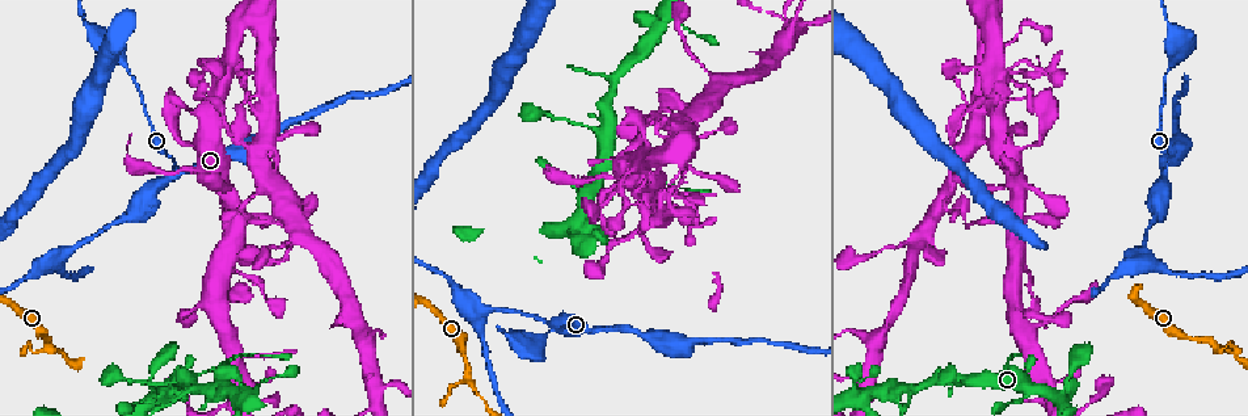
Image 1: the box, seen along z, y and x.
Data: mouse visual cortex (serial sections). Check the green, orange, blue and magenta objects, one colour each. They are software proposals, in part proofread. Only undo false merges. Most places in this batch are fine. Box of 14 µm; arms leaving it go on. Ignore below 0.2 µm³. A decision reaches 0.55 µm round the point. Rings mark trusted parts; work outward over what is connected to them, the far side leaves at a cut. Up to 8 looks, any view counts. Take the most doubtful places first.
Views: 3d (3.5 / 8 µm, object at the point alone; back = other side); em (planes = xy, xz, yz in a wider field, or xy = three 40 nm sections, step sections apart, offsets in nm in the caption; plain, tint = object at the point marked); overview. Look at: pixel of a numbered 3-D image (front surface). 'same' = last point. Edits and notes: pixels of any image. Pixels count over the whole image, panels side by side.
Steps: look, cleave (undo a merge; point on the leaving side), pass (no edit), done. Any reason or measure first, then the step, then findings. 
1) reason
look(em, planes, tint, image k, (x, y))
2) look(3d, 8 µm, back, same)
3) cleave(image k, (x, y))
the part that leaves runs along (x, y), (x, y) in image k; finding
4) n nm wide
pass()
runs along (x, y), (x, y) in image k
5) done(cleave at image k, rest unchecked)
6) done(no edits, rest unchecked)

sharp bend
look(3d, 8 µm, image 1, (1165, 168))

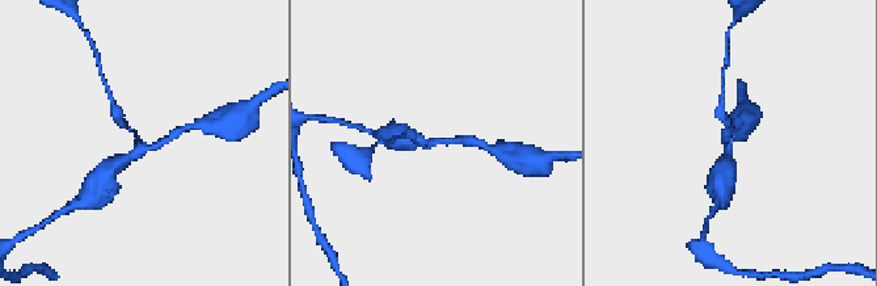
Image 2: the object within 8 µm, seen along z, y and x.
3 arms; arms of 150, 200, 400 nm; now the EM
look(em, xy, step 5, tint, image 2, (139, 146))

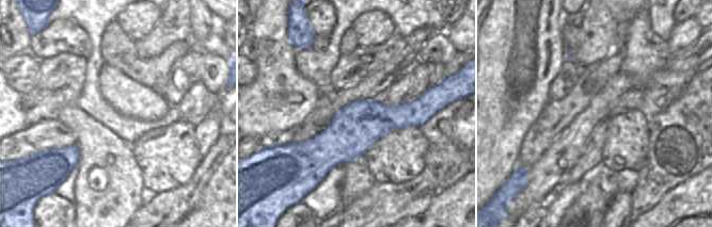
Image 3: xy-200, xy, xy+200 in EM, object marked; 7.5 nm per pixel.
pass()
all the same cell

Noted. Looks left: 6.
arms part here
look(3d, 3.5 µm, image 1, (658, 173))

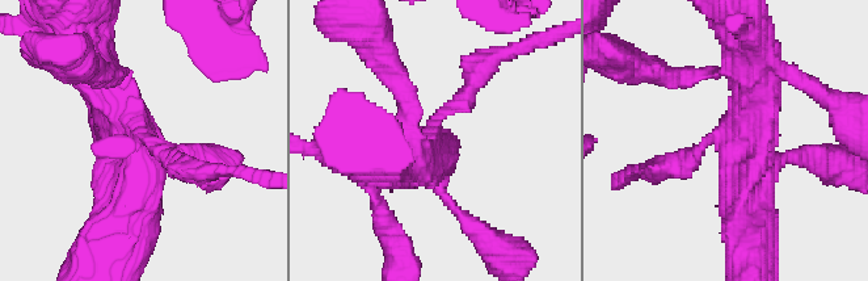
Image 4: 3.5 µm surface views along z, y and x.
look(em, xy, step 2, tint, image 4, (137, 137))

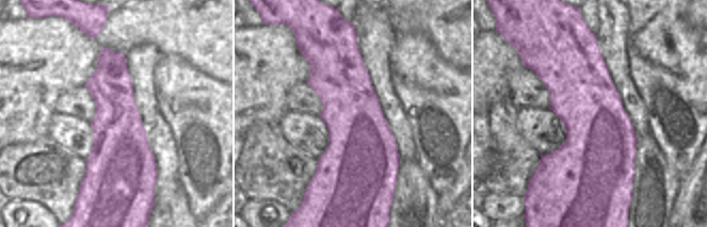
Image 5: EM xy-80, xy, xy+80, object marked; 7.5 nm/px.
look(em, planes, tint, same)

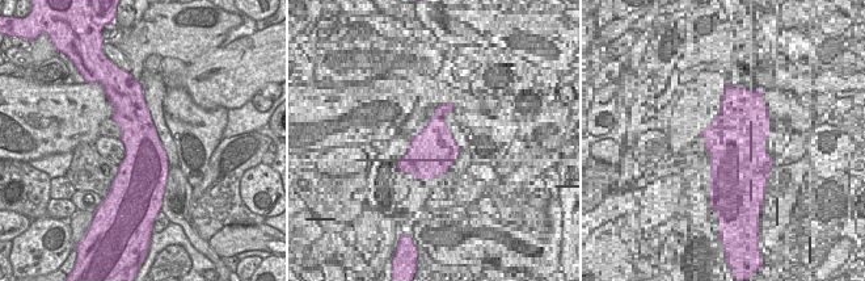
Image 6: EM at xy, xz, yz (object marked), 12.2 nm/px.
pass()
runs along (91, 62), (139, 139), (123, 219) in image 4; continuous, no second cell

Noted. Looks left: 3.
look(em, planes, tint, image 1, (60, 353))

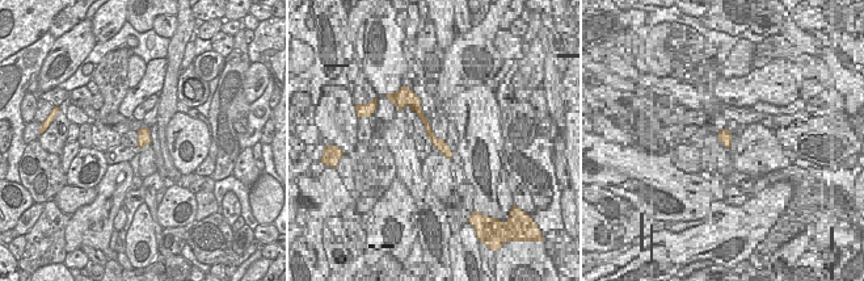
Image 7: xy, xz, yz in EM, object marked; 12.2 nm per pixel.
look(3d, 3.5 µm, same)

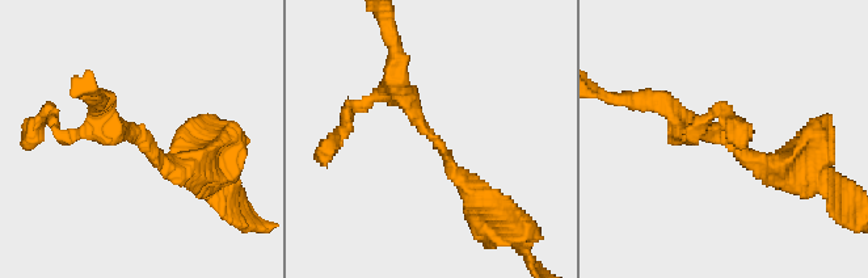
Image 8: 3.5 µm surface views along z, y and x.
pass()
runs along (392, 80), (458, 177), (485, 192) in image 8; one cell here

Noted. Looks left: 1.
done(no edits, rest unchecked)

